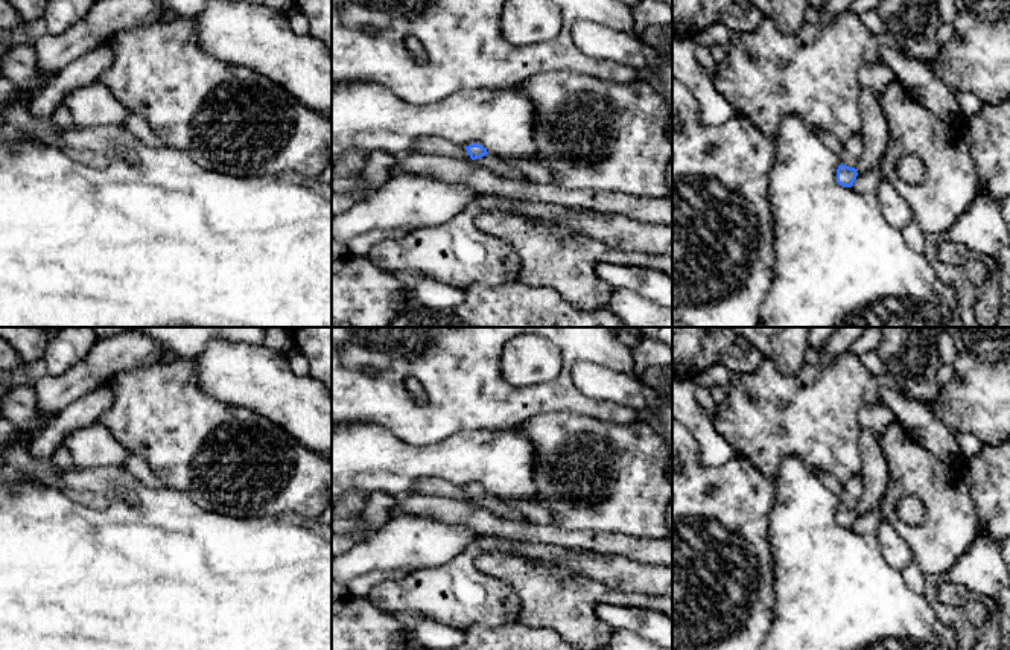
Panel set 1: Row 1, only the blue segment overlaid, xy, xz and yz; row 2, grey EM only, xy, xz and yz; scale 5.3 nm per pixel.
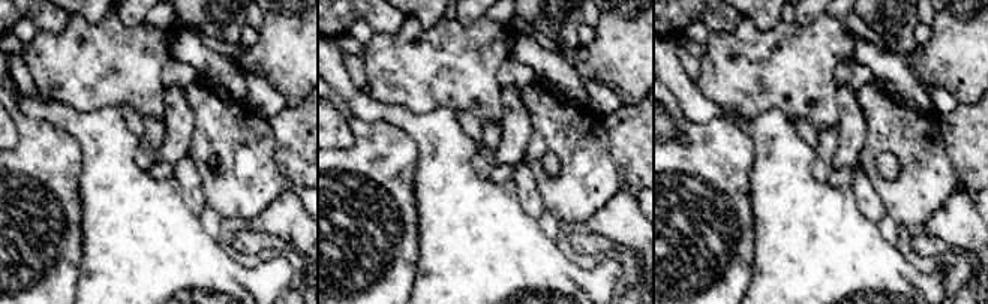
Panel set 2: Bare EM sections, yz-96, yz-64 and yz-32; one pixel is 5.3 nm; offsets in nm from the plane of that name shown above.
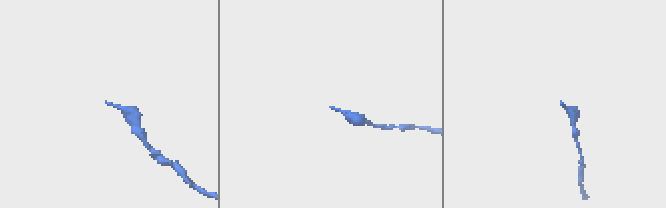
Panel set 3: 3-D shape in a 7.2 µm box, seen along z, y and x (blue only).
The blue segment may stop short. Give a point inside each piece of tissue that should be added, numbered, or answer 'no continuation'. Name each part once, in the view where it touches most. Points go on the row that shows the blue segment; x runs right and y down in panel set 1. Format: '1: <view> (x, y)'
1: xz (492, 162)

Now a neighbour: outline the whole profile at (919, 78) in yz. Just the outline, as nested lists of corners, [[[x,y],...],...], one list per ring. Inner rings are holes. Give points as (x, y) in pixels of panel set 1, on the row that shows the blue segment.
[[[882,40],[879,61],[888,65],[905,90],[946,123],[961,123],[957,94],[940,81],[931,64],[907,56],[900,46]]]

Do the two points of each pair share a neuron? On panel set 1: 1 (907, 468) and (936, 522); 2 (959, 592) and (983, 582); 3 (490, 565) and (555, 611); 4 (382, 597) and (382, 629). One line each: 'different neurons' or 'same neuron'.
1: same neuron
2: different neurons
3: same neuron
4: different neurons

